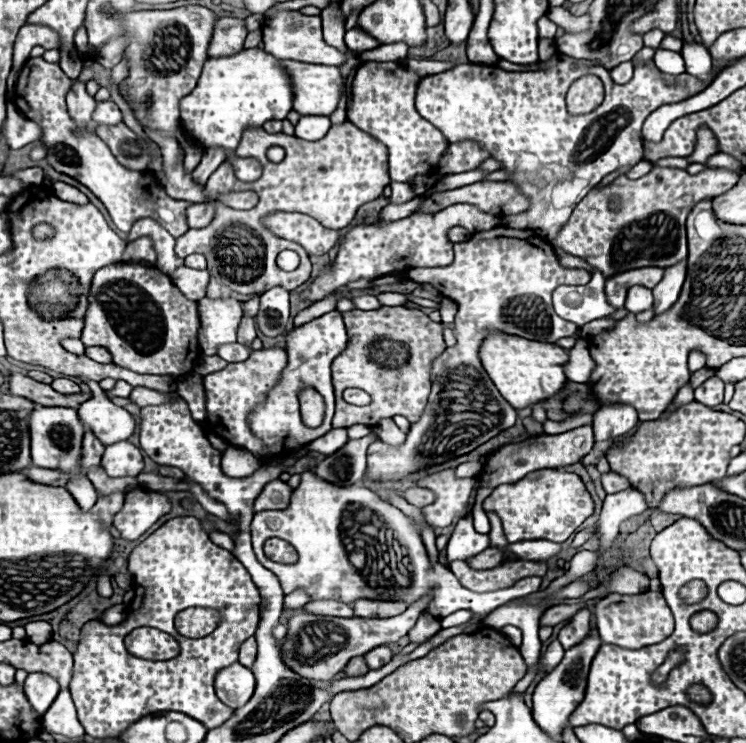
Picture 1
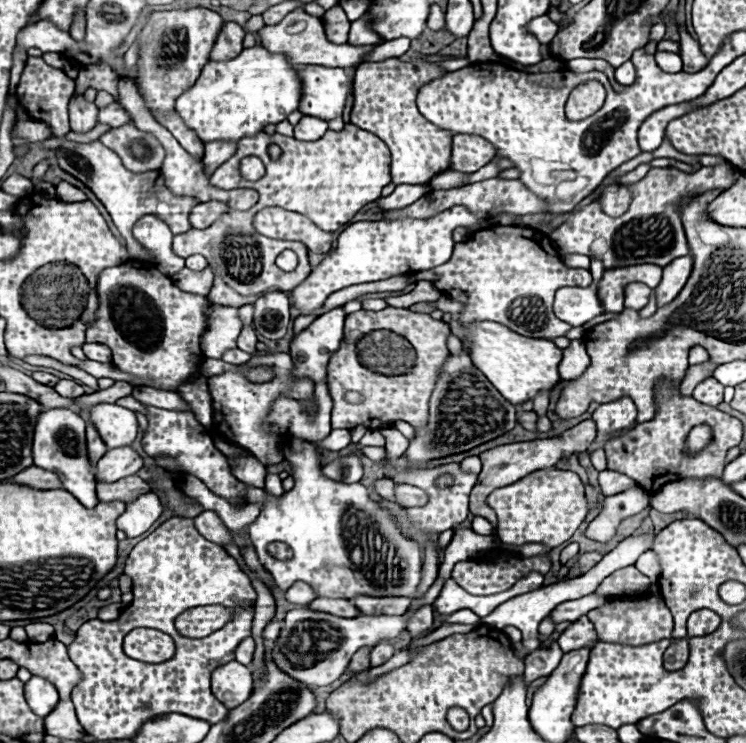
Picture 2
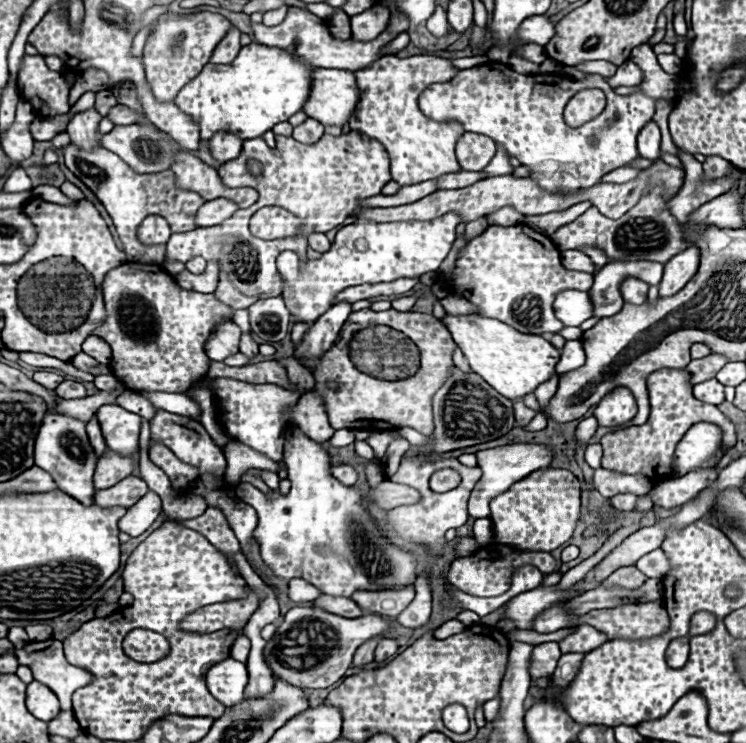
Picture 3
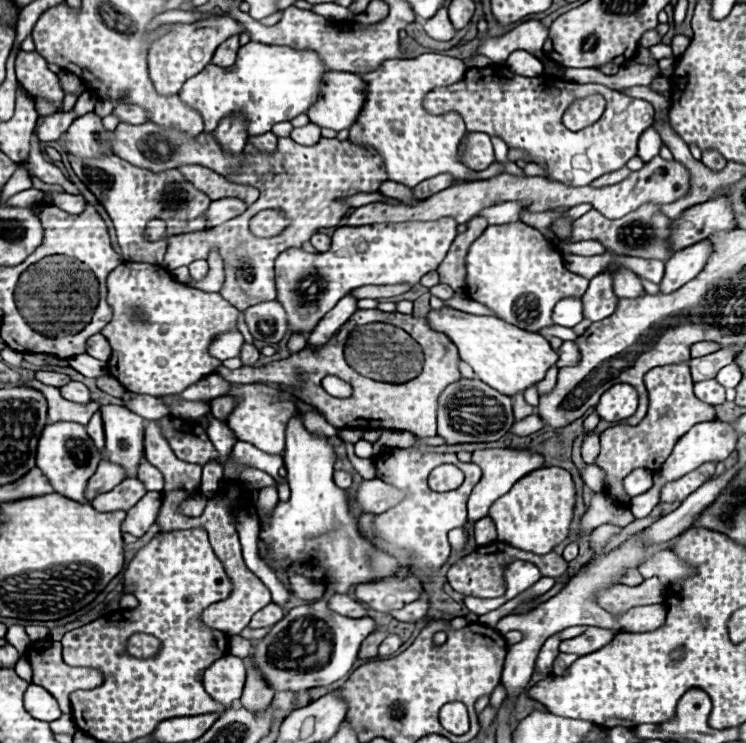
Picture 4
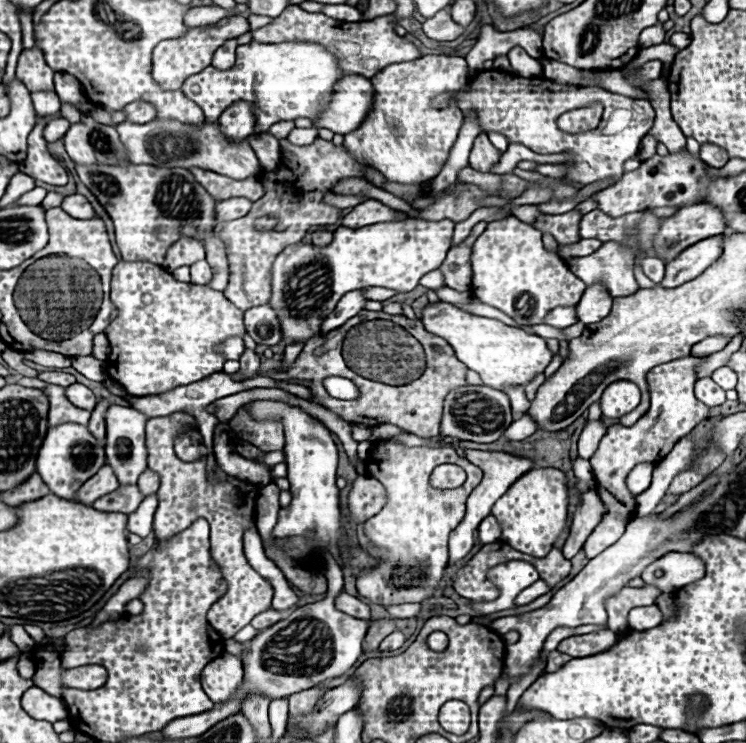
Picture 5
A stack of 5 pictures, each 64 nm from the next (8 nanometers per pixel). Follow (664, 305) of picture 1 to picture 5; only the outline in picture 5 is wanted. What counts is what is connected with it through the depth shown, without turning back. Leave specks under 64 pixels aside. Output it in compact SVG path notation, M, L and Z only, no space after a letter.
M710 236L710 240L700 240L698 244L680 252L670 264L666 264L666 276L662 280L664 288L676 288L684 282L694 280L702 274L718 256L722 254L724 236Z

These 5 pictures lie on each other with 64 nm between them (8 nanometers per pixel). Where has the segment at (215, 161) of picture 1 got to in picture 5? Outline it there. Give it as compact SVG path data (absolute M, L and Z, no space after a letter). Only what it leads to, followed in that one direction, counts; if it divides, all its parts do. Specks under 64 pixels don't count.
M246 102L232 104L220 116L220 128L222 128L222 132L230 140L234 140L234 142L240 142L246 136L250 136L254 132L254 124L256 124L254 122L254 112L252 112L250 104L246 104Z

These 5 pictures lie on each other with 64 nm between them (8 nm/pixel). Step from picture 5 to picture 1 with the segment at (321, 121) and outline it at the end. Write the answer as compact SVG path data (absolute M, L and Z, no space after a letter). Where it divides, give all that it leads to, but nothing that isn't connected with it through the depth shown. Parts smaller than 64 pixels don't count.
M284 60L294 82L294 110L302 116L330 116L340 102L344 78L336 66Z

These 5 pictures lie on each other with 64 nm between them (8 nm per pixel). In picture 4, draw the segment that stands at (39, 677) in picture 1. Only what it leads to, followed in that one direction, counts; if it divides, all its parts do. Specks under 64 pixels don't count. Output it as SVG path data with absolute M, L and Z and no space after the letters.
M30 684L28 690L26 690L24 708L36 720L44 720L44 722L54 722L62 716L54 696L50 696L50 692L46 692L42 686L36 686L36 684Z

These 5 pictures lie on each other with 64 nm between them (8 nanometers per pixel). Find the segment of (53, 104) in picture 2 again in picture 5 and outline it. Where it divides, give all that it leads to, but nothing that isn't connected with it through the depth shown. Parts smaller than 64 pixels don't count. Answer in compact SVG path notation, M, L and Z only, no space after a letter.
M38 46L30 50L22 50L16 66L16 78L26 84L30 92L38 90L54 90L54 72L48 68L44 54Z

